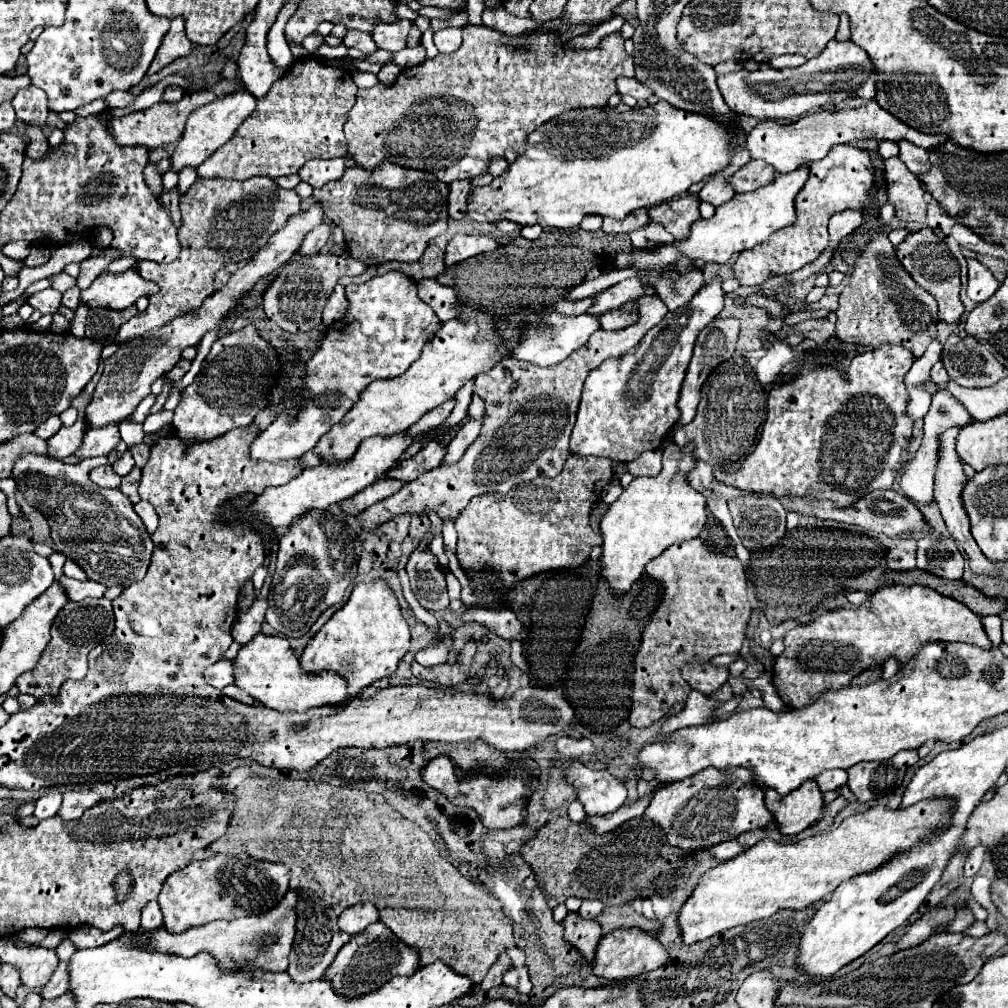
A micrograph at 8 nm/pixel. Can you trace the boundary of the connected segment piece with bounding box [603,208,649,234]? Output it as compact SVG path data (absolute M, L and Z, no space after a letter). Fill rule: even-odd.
M639 208L637 212L629 214L629 216L623 218L623 220L615 220L615 218L609 218L609 216L603 216L603 224L619 224L619 226L611 226L611 232L615 232L615 234L637 230L637 228L645 226L647 222L649 222L647 208Z

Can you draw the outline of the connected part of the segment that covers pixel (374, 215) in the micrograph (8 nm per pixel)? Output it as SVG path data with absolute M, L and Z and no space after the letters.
M383 162L375 170L365 170L361 166L347 168L341 180L333 180L323 188L313 190L313 200L321 202L327 218L343 230L351 258L357 258L367 266L383 264L387 260L417 262L429 240L447 230L447 196L449 186L439 182L431 172L403 168L393 162Z

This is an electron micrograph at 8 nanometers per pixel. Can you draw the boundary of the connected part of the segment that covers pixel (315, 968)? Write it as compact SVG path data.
M301 900L299 920L297 920L297 936L295 936L291 954L289 954L287 972L293 976L293 980L299 980L299 982L323 978L327 968L335 960L337 952L341 950L341 946L345 946L349 940L351 940L351 936L337 926L337 914L333 912L333 908L317 904L313 900Z

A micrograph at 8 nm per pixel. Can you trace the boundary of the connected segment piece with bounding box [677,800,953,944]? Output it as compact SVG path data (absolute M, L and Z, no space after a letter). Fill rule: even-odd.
M941 800L917 802L909 808L897 810L873 806L845 818L829 832L821 832L799 842L781 844L761 840L735 858L707 870L699 878L691 896L681 904L677 916L683 944L695 944L739 924L769 918L781 908L799 910L821 898L829 898L839 882L879 868L879 864L883 864L889 856L911 848L921 838L927 838L927 834L935 828L947 826L951 810L953 806Z

